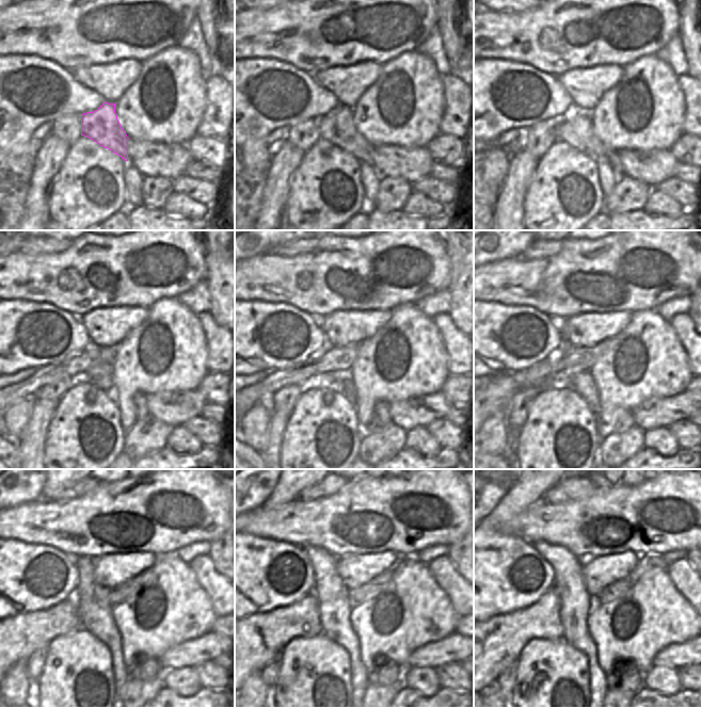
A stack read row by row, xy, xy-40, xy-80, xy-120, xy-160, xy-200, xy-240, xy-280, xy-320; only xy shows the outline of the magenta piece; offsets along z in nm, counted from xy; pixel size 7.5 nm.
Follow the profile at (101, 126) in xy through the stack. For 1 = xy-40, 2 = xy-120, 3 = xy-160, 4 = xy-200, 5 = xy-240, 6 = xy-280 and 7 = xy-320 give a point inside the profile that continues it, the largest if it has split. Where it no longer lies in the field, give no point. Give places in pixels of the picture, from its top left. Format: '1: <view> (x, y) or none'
1: xy-40 (337, 127)
2: xy-120 (100, 374)
3: xy-160 (380, 418)
4: xy-200 (621, 420)
5: xy-240 (145, 669)
6: xy-280 (386, 673)
7: xy-320 (625, 677)

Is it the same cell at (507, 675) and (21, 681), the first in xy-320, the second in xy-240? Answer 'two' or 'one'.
two

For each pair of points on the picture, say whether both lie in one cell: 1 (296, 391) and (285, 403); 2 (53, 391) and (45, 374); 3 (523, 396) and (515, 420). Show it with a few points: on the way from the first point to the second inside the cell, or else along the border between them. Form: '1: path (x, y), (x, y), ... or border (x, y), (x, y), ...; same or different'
1: path (292, 395), (287, 400); same
2: border (74, 377), (62, 376), (50, 382), (33, 397); different
3: path (521, 402), (518, 414); same

